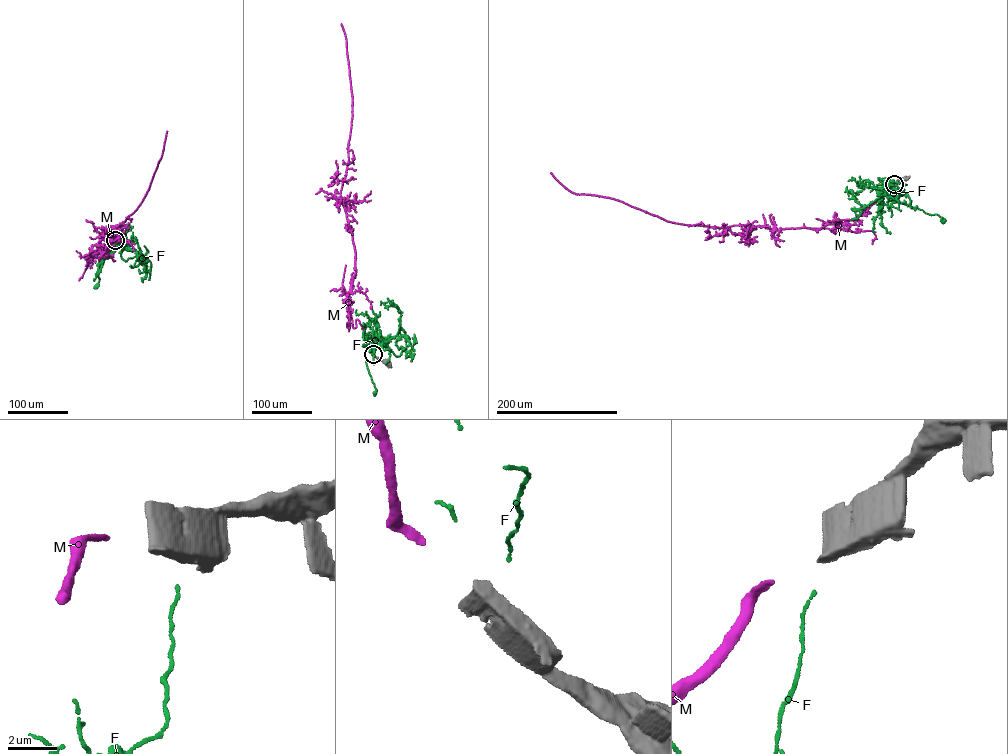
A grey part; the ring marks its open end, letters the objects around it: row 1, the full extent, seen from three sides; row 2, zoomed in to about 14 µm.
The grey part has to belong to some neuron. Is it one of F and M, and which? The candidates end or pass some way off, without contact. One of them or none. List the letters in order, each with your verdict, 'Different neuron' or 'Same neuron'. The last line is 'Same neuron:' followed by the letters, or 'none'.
F: Different neuron
M: Different neuron
Same neuron: none

